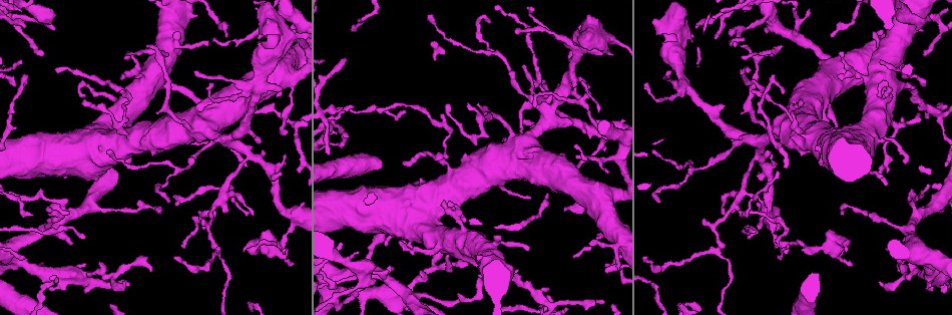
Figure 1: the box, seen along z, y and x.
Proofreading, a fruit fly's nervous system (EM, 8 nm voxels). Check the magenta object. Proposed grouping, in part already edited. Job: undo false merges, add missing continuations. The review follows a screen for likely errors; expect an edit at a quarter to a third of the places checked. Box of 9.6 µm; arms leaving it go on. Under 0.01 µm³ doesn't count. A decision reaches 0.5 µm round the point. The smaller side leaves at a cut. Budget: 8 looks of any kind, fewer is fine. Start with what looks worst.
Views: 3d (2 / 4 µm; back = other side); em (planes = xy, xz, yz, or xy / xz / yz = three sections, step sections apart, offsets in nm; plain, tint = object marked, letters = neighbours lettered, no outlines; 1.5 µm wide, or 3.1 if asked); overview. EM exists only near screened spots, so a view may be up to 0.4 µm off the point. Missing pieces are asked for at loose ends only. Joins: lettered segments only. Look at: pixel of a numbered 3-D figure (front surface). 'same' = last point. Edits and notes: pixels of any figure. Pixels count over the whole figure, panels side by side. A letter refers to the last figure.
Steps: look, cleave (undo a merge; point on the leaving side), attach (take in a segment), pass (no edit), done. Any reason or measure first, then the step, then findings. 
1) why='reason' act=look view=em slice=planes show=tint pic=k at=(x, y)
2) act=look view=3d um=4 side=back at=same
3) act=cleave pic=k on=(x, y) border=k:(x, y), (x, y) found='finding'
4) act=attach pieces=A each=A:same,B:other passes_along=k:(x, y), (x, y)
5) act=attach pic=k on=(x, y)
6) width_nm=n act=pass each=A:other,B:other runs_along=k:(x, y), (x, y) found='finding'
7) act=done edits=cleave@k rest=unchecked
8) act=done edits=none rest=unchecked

act=look view=3d um=4 pic=1 at=(934, 18)

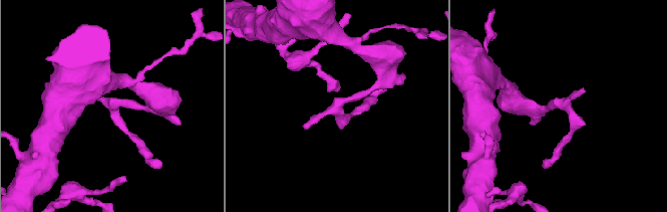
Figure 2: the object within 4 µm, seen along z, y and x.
act=look view=em slice=planes show=letters pic=2 at=(339, 103)

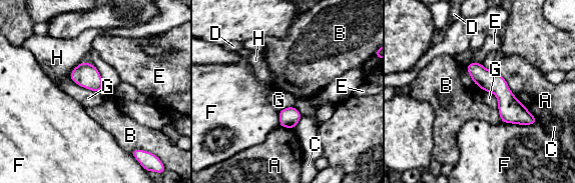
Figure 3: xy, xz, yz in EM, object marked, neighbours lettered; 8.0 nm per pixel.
width_nm=180 act=pass each=A:other,B:other,C:other,D:other,E:other,F:other,G:other,H:other runs_along=3:(469, 68), (526, 113) found='continuous, no second neuron'

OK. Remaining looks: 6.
why='a narrow waist' act=look view=em slice=xy step=4 show=tint pic=1 at=(892, 139)

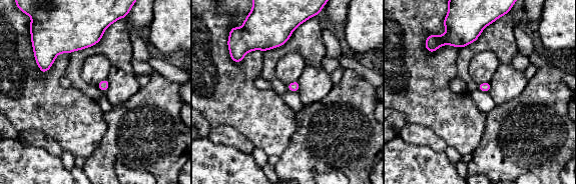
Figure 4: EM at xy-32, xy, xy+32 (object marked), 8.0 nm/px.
act=look view=em slice=planes show=letters at=same

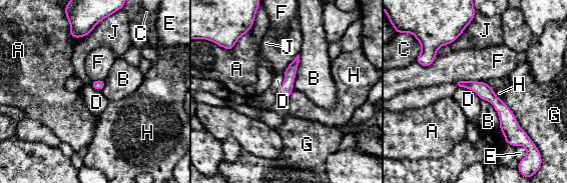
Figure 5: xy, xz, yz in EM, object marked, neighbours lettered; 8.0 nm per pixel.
act=pass each=A:other,B:other,C:other,D:other,E:other,F:other,G:other,H:other,J:other found='all the same neuron'

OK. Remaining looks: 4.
why='an open end' act=look view=3d um=2 pic=1 at=(386, 243)

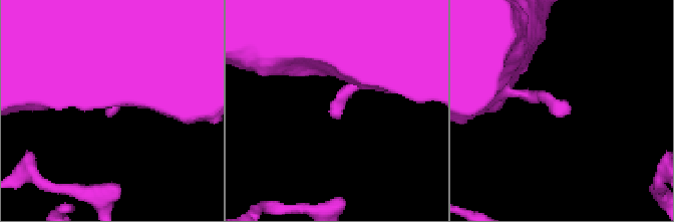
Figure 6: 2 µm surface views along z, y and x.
why='shape alone is not enough' act=look view=em slice=planes show=letters pic=6 at=(340, 117)

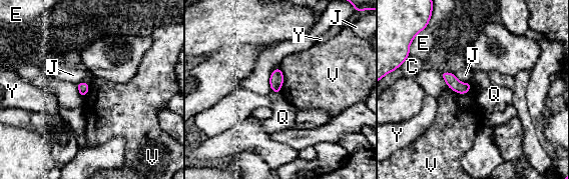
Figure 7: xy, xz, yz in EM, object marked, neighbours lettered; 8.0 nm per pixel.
act=pass each=C:other,E:other,J:other,Q:other,V:other,Y:other border=7:(472, 83), (467, 93), (448, 87) found='no lettered segment goes on from it'

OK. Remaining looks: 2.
act=done edits=none rest=unchecked

